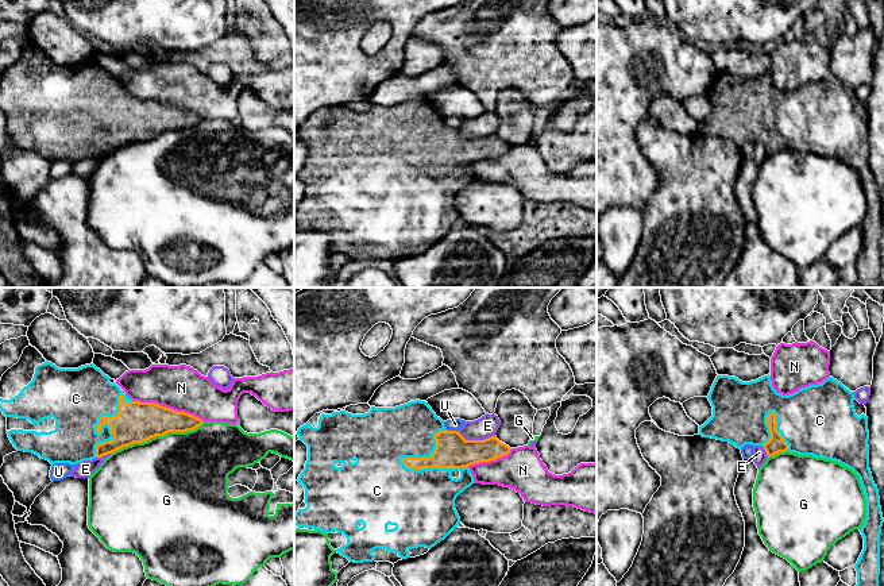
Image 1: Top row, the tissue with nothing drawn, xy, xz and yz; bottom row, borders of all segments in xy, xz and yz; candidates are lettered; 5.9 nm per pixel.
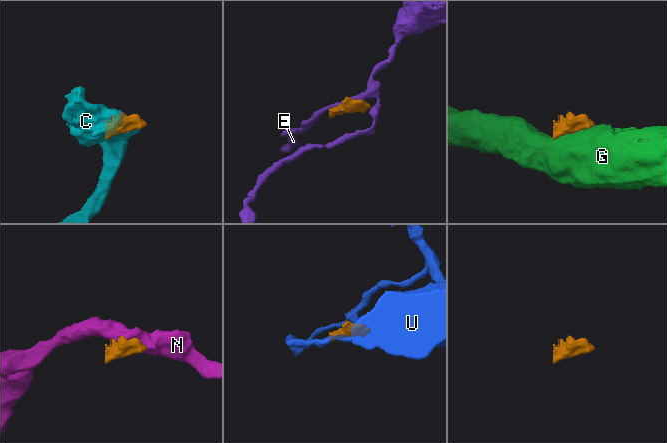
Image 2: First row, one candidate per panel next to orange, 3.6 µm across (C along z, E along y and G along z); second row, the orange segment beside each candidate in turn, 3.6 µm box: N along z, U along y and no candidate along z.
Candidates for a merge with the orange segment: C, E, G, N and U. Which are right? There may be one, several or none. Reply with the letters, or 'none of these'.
C

